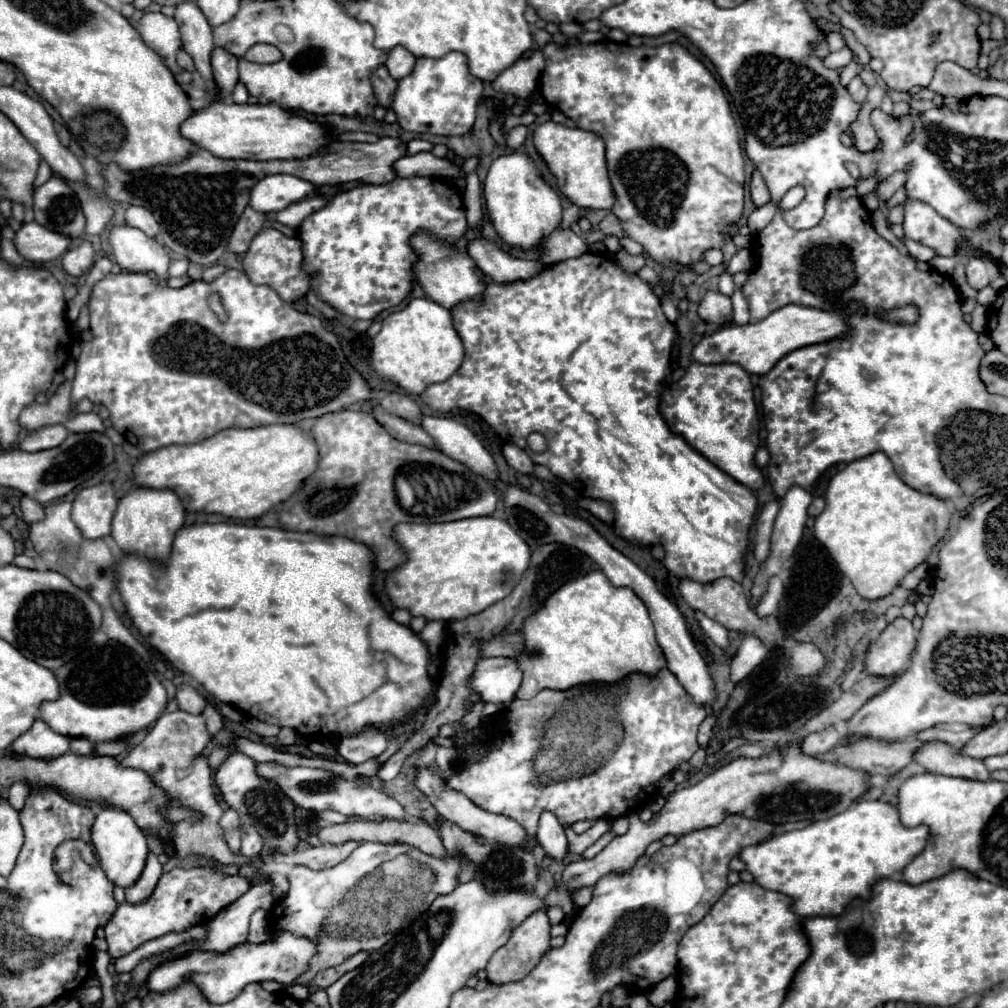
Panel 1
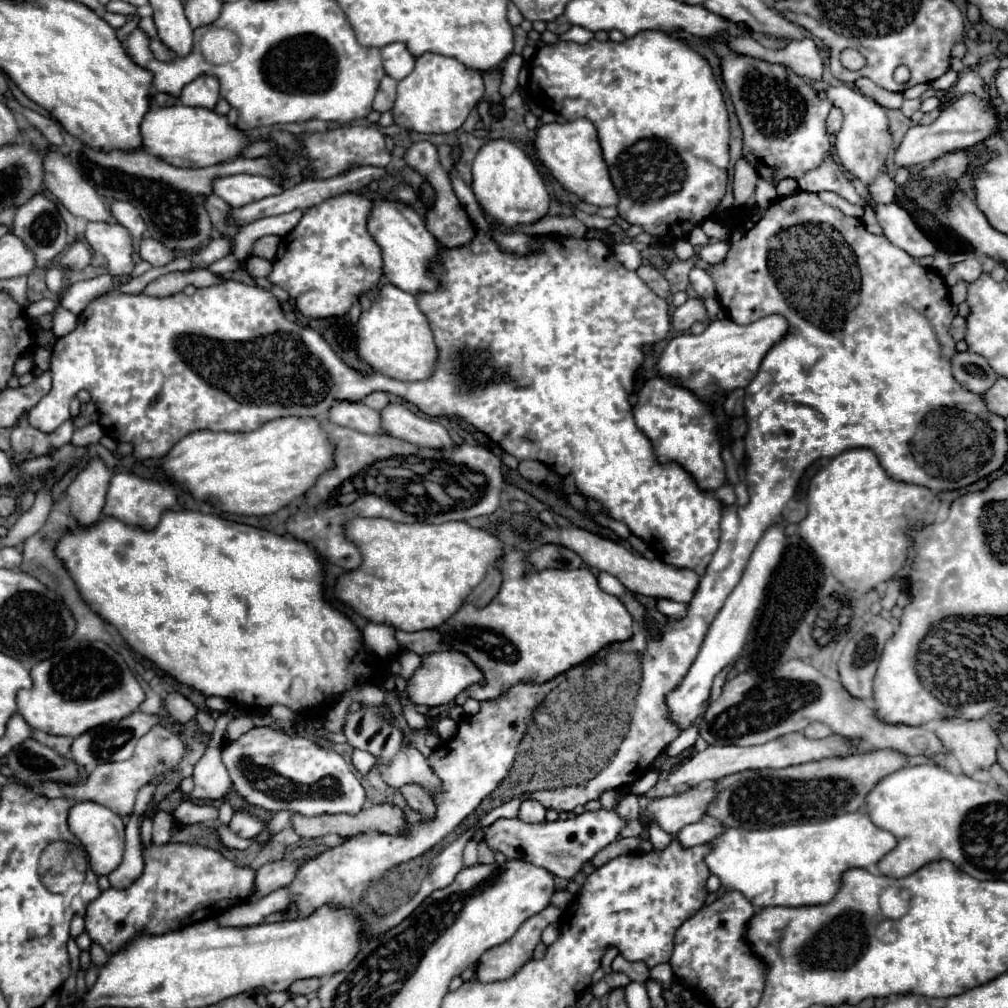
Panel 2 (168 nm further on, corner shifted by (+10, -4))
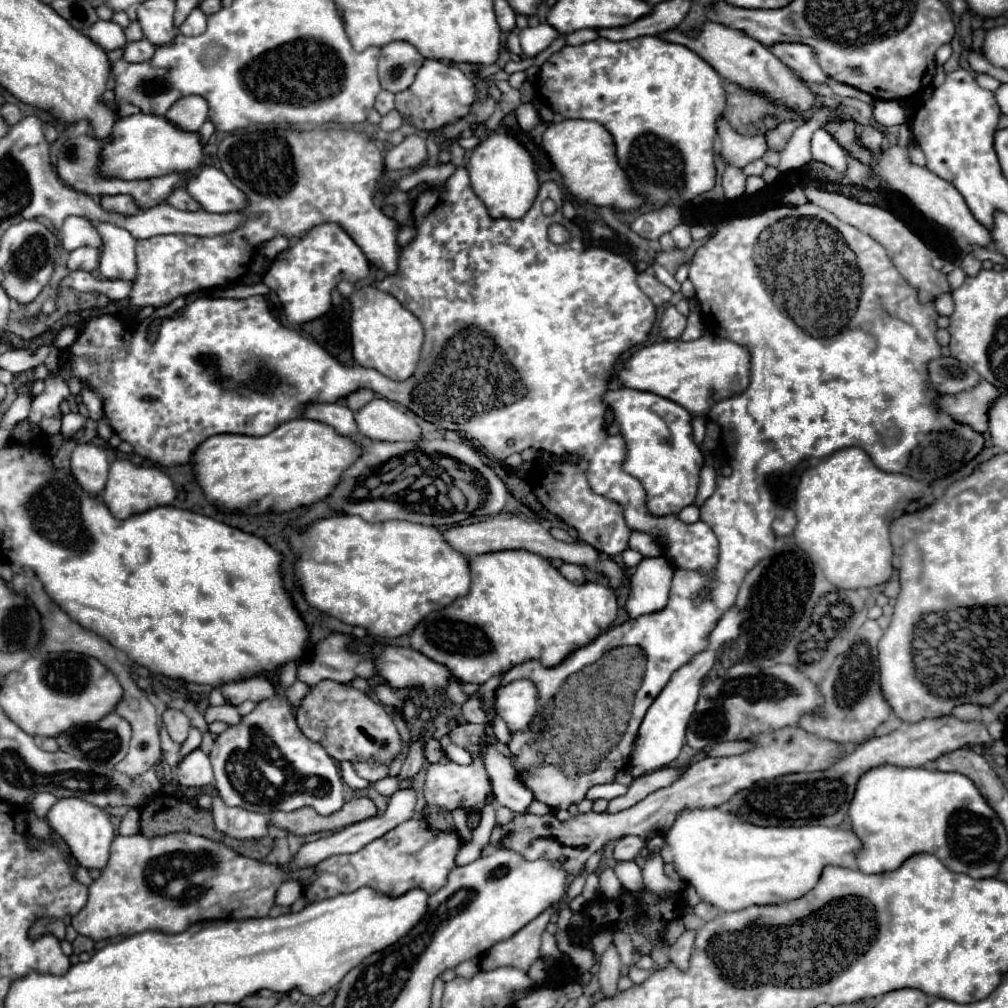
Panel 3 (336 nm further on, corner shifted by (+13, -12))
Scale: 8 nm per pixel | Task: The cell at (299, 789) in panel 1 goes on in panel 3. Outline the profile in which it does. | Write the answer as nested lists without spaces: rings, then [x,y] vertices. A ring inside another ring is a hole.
[[[279,693],[259,701],[237,725],[229,725],[219,733],[209,759],[215,773],[213,785],[223,803],[231,807],[265,815],[277,809],[295,811],[299,807],[313,807],[317,813],[329,815],[339,811],[345,803],[337,761],[329,757],[319,743],[301,733],[287,699]]]

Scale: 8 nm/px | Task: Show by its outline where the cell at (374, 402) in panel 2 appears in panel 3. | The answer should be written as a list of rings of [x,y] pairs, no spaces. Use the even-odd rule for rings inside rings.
[[[357,389],[355,393],[349,393],[345,401],[347,401],[347,407],[349,407],[351,411],[357,411],[357,409],[361,409],[365,403],[369,403],[373,397],[375,397],[375,393],[373,393],[371,389]]]

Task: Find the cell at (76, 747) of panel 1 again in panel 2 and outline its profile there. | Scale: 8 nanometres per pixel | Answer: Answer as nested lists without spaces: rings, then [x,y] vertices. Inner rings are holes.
[[[38,733],[38,737],[42,737],[40,741],[44,745],[50,745],[50,749],[54,749],[56,753],[62,753],[62,755],[70,753],[70,745],[72,745],[70,737],[56,737],[56,735],[44,735],[44,733]]]

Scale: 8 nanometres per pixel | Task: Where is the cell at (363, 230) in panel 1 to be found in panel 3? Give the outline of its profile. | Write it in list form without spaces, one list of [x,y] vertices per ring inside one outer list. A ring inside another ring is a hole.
[[[335,223],[313,227],[293,247],[279,253],[263,277],[263,283],[273,289],[283,305],[289,323],[307,323],[331,309],[331,291],[339,281],[355,283],[369,273],[369,261],[355,241]]]

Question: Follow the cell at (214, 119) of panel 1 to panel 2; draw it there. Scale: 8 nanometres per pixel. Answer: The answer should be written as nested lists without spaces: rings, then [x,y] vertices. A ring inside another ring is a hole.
[[[180,103],[172,107],[150,109],[140,129],[144,139],[142,149],[148,149],[148,153],[176,167],[210,167],[226,163],[236,159],[242,153],[242,149],[250,145],[250,137],[236,125],[230,125],[226,115],[218,115],[212,109],[186,107]]]

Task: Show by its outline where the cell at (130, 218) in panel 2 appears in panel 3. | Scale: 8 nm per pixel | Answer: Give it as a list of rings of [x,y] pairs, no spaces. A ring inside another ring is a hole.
[[[111,195],[111,197],[101,197],[101,207],[107,211],[123,213],[123,215],[135,215],[139,213],[139,207],[135,205],[131,195]]]

